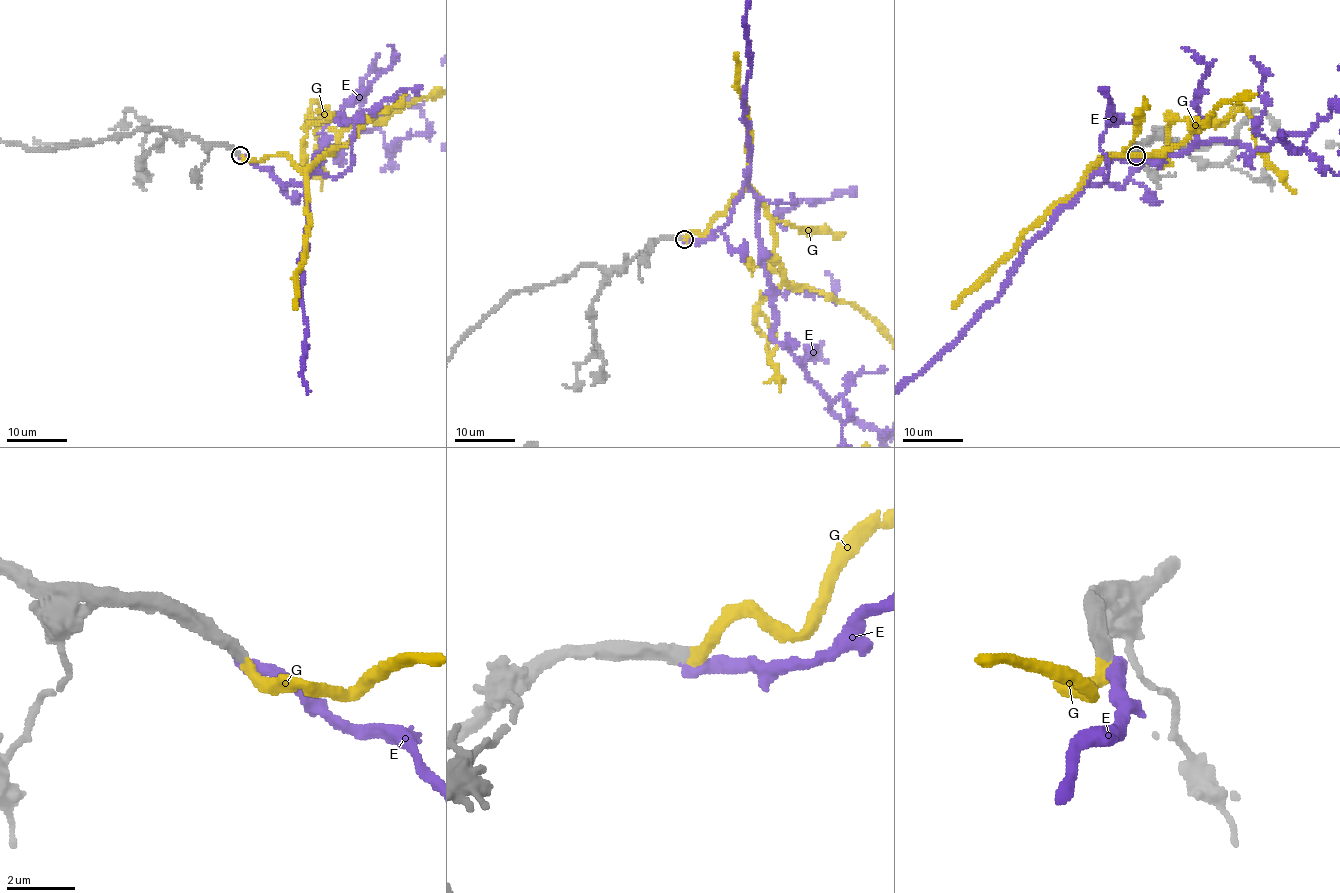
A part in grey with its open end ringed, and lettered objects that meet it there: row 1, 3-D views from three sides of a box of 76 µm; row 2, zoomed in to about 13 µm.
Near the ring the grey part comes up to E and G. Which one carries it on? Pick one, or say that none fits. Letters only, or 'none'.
G

